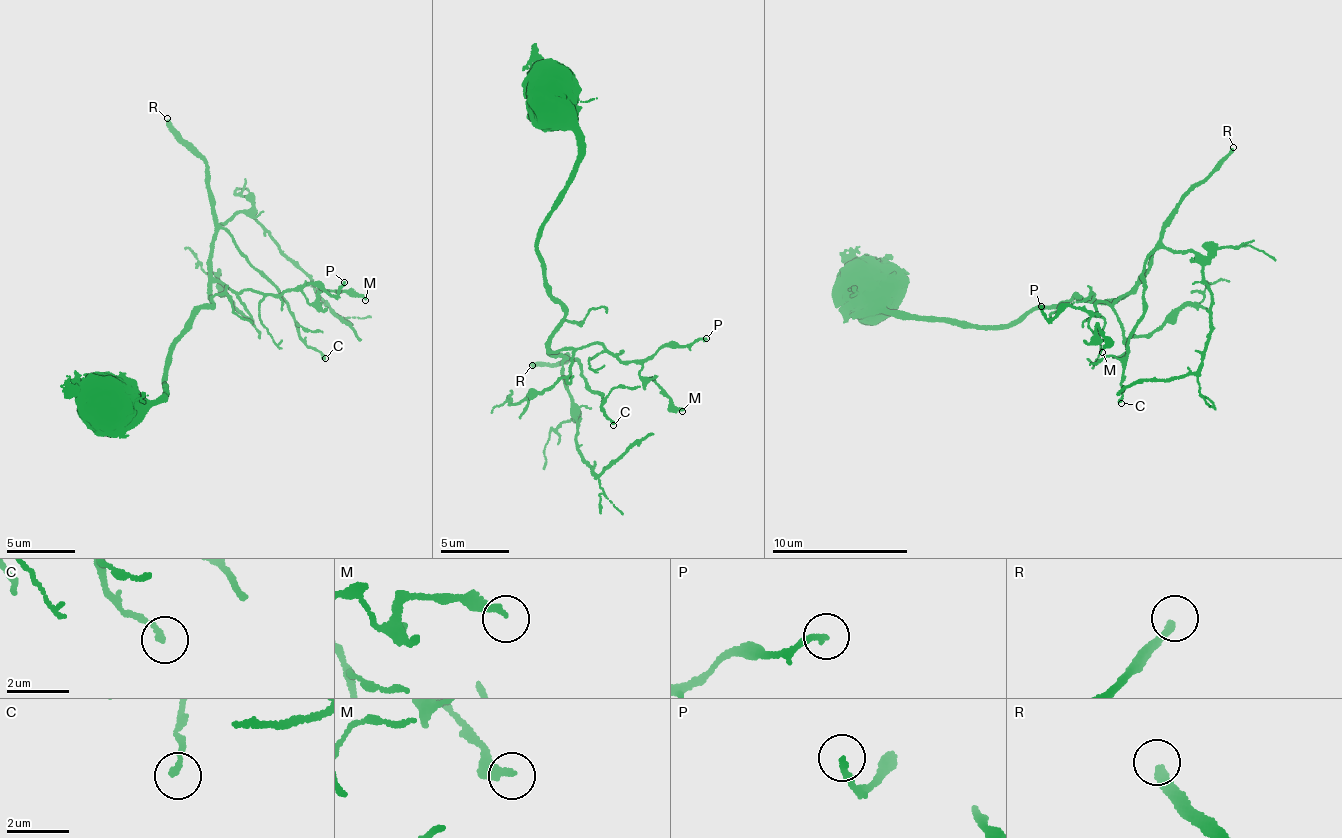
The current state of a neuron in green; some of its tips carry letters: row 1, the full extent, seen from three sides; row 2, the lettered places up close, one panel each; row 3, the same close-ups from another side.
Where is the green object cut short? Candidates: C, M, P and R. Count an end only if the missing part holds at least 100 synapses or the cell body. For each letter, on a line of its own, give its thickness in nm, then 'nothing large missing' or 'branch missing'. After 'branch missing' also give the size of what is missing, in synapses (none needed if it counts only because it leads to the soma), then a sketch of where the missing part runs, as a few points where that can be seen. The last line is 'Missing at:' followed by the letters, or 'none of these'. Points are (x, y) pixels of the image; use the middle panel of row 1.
C: 180 nm | nothing large missing
M: 220 nm | nothing large missing
P: 180 nm | nothing large missing
R: 240 nm | branch missing | 1500 syn
Missing at: R

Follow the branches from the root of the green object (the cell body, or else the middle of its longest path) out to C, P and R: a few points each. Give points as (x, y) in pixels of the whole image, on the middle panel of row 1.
C: (550, 97), (573, 126), (578, 172), (538, 245), (548, 297), (565, 315), (548, 347), (577, 359), (613, 425)
P: (550, 97), (573, 126), (578, 172), (538, 245), (565, 315), (549, 349), (606, 347), (639, 363), (706, 338)
R: (550, 97), (578, 149), (578, 172), (538, 245), (548, 297), (565, 315), (548, 347), (568, 354), (532, 365)

